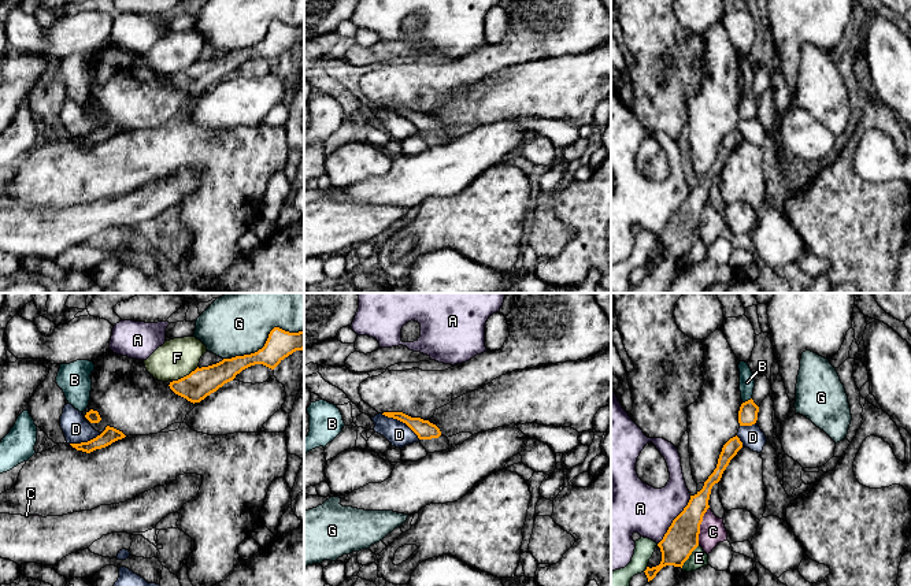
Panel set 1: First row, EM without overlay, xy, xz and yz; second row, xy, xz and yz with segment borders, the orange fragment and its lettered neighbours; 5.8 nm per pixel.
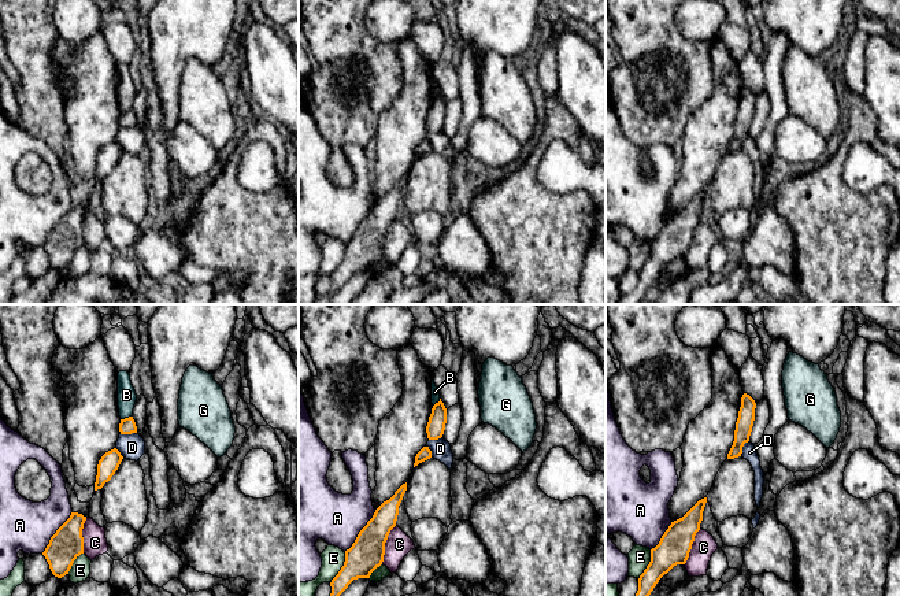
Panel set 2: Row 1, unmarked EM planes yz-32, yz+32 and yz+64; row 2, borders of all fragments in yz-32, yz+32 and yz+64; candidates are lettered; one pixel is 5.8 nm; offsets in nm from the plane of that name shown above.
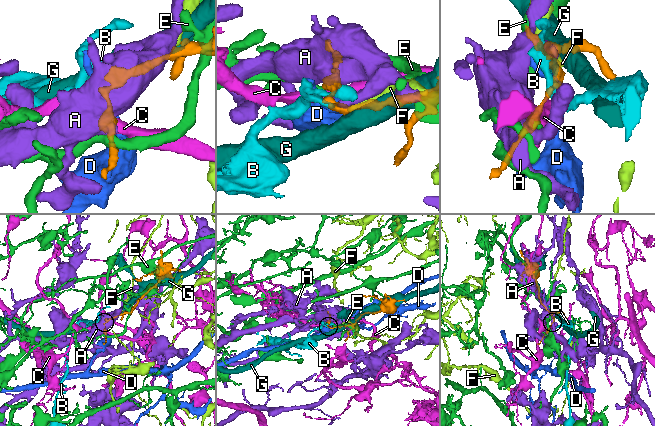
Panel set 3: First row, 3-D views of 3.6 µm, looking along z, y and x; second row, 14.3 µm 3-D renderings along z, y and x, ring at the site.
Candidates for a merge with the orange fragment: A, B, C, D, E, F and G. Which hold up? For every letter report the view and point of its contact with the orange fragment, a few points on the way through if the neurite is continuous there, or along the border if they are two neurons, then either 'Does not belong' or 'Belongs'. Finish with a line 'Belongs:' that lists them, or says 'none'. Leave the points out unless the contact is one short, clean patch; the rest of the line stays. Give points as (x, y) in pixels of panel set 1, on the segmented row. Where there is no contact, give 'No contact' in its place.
A: Touches orange at yz (673, 520). Boundary: yz (691, 496), (684, 510), (673, 520), (658, 544). Does not belong
B: Touches orange at yz (748, 400). Boundary: yz (751, 397), (743, 403). Does not belong
C: Touches orange at yz (699, 526). Boundary: yz (708, 507), (700, 525), (697, 544). Does not belong
D: Touches orange at xz (400, 421). Boundary: xz (381, 414), (402, 421), (419, 438). Does not belong
E: Touches orange at yz (689, 555). Does not belong
F: Touches orange at xy (186, 375). Boundary: xy (197, 366), (173, 381). Does not belong
G: Touches orange at xy (266, 342). Does not belong
Belongs: none

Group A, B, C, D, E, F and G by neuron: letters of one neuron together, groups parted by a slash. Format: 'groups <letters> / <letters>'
groups A / B C / D / E / F / G

